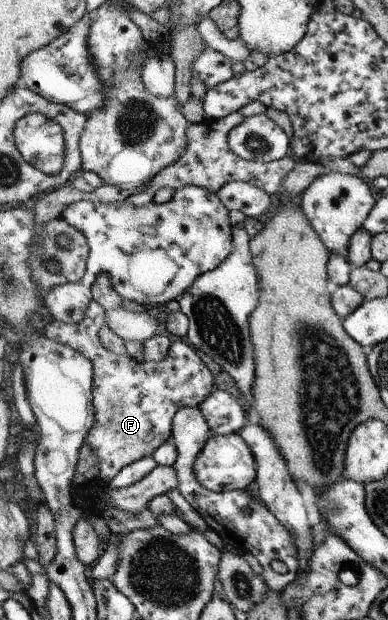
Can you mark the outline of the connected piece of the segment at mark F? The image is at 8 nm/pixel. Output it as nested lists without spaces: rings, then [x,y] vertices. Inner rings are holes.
[[[94,300],[88,309],[86,318],[80,324],[66,324],[64,321],[50,320],[43,327],[52,340],[75,348],[84,356],[92,359],[95,364],[95,405],[97,410],[97,423],[92,429],[88,442],[93,446],[101,460],[100,478],[114,480],[124,466],[142,458],[152,455],[163,443],[170,442],[174,434],[174,418],[184,407],[197,407],[207,396],[214,391],[214,377],[202,358],[198,356],[194,347],[184,344],[182,339],[175,338],[168,350],[168,356],[161,361],[136,360],[127,354],[120,356],[112,352],[101,339],[101,332],[108,324],[107,308]]]

